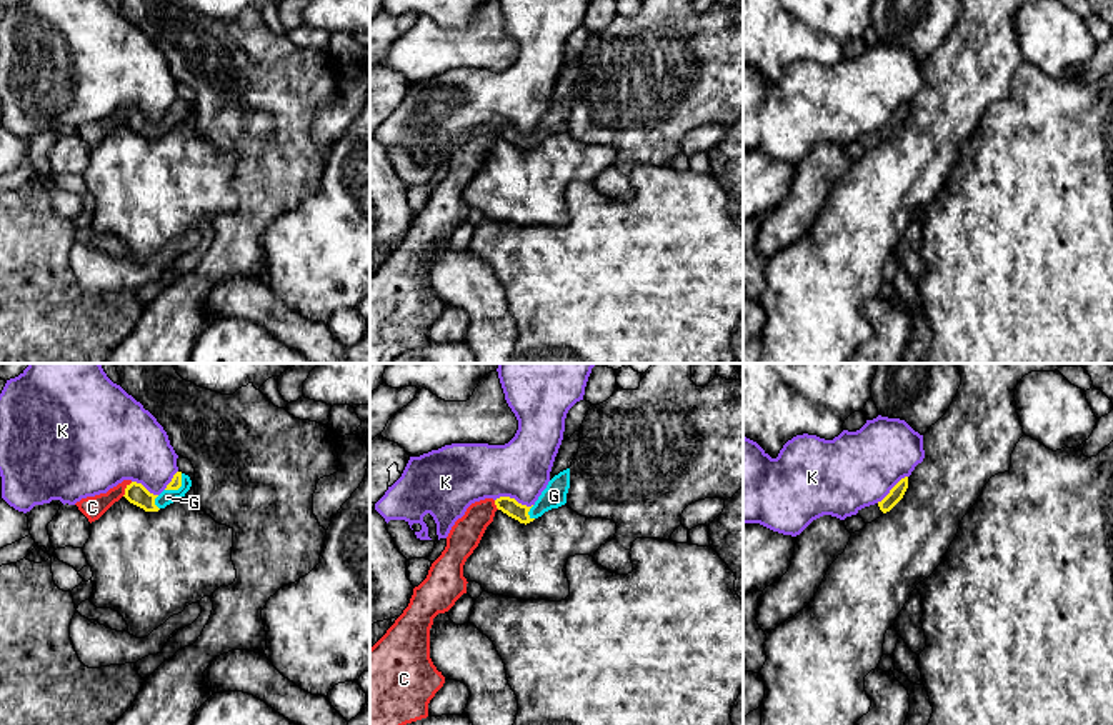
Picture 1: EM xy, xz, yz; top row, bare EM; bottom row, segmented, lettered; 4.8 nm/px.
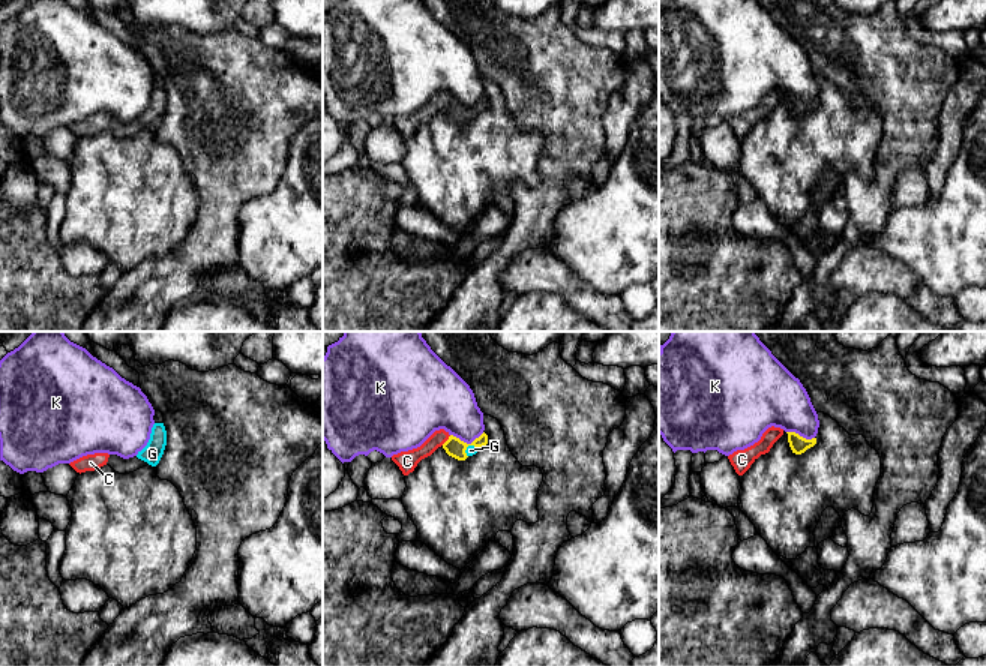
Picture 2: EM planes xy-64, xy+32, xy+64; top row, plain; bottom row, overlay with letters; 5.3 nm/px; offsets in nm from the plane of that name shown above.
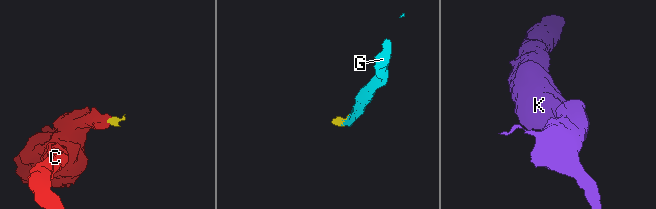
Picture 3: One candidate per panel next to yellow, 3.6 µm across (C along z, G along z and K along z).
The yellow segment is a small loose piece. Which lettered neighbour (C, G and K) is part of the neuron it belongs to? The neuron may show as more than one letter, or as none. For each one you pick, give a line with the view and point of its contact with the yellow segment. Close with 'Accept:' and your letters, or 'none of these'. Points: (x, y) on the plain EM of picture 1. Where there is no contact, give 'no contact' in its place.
C: xy (125, 115)
G: xy (179, 114)
Accept: C, G

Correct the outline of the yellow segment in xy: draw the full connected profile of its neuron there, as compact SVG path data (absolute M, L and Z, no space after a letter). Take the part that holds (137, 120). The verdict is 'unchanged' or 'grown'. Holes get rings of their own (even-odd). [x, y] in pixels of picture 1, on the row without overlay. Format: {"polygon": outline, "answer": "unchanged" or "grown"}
{"polygon": "M182 98L173 102L172 108L160 122L150 120L142 110L123 107L107 120L82 125L75 132L92 150L98 147L122 123L125 123L130 130L143 135L145 138L158 138L160 135L173 130L177 125L185 123L190 113L190 103Z", "answer": "grown"}

